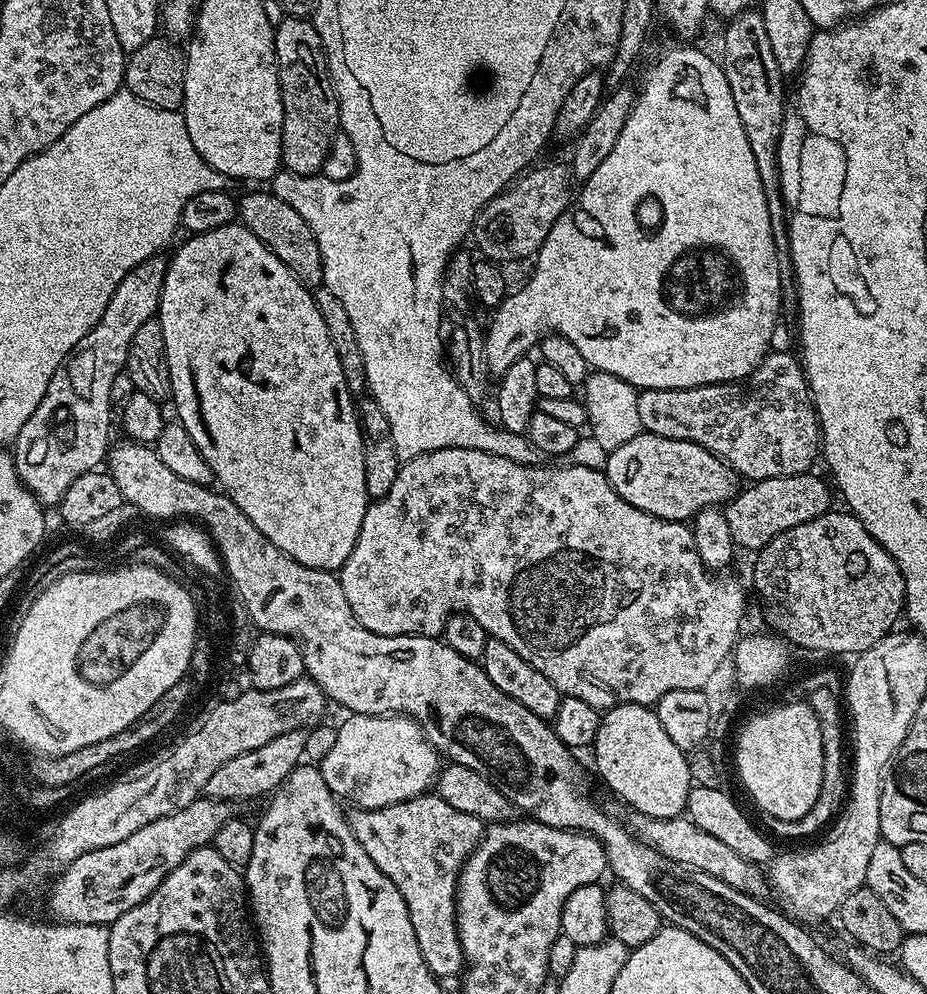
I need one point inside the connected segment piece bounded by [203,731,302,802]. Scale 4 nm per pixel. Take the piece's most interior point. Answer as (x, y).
(260, 772)

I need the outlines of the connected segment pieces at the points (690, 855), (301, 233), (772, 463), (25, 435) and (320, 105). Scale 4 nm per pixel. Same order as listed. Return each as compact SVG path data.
M632 812L627 817L626 823L634 833L637 840L642 844L649 844L654 850L661 852L668 860L675 864L682 864L685 868L693 868L699 872L710 874L730 886L734 890L744 892L748 896L763 897L764 884L766 888L766 876L762 873L761 865L742 858L735 850L730 850L714 834L706 834L702 826L688 819L687 815L681 814L674 818L650 818L647 812Z
M272 191L248 192L238 200L238 220L249 228L269 250L302 282L305 286L316 286L324 279L322 270L322 254L318 250L318 242L310 232L310 226L297 214L287 202L282 202Z
M769 351L764 361L745 378L745 380L731 380L729 384L703 384L697 388L646 388L639 393L638 411L643 431L662 438L682 439L686 442L694 442L706 450L710 450L719 460L731 466L737 477L745 481L755 482L766 478L782 478L790 474L802 474L813 467L812 463L818 460L822 452L822 437L820 435L820 422L816 418L816 408L812 405L812 393L808 391L808 380L804 376L804 366L795 355L788 352Z
M157 254L134 266L134 270L118 282L118 290L114 290L102 318L98 318L90 334L78 342L60 368L54 370L54 378L50 378L42 402L38 402L34 414L26 418L26 426L17 434L14 441L16 473L41 505L59 505L74 478L97 471L105 463L112 424L114 428L110 386L114 378L125 371L130 338L134 338L142 322L157 315L167 269L168 260Z
M288 16L274 31L284 107L280 159L291 175L314 176L321 171L340 123L340 101L328 73L329 59L324 55L324 41L318 36L316 24L311 19Z

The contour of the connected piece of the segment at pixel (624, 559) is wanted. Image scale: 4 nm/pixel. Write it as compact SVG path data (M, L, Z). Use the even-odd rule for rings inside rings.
M465 448L434 450L430 454L418 454L418 458L403 461L398 470L398 478L394 478L394 486L390 486L390 490L386 490L384 496L377 496L369 503L366 518L362 518L362 530L358 534L358 542L354 542L354 550L350 550L350 558L346 558L346 562L338 569L342 594L346 594L346 602L350 602L350 610L354 610L354 618L358 618L358 622L362 622L362 626L366 626L366 630L374 630L374 634L382 634L383 636L435 636L440 638L444 635L446 618L450 618L453 612L463 612L465 616L478 618L482 630L486 630L491 639L506 642L506 646L510 646L510 650L522 654L522 658L526 658L526 662L530 662L530 666L534 666L534 670L546 674L546 678L550 678L550 682L554 682L554 686L558 686L558 690L564 696L582 698L582 702L590 702L590 706L601 710L621 706L655 706L662 698L662 694L666 694L670 690L694 690L695 688L703 690L706 682L709 681L710 674L717 669L720 662L729 659L736 647L736 641L741 639L742 631L740 632L740 627L744 624L743 586L734 577L724 576L728 574L713 574L706 567L702 562L702 558L698 558L698 550L694 546L692 529L687 523L666 521L630 505L615 492L614 486L611 485L605 473L599 467L596 469L587 468L584 464L564 464L561 468L543 468L540 464L528 463L502 458L498 454L486 454L482 450L466 450Z

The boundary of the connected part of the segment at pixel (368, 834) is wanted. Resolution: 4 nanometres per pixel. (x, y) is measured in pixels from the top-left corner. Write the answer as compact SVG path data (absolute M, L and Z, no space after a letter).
M435 794L415 796L412 800L403 800L385 808L356 808L352 812L349 811L347 817L354 838L358 838L358 846L362 846L362 850L370 854L370 862L374 862L374 866L378 866L378 870L382 870L382 874L386 874L386 878L390 878L390 882L398 886L398 894L402 894L402 902L406 902L406 910L410 914L410 926L414 926L414 938L418 938L418 950L422 950L422 958L426 958L426 966L430 966L430 970L437 978L459 977L464 970L464 955L456 929L456 887L460 881L460 871L464 868L464 863L468 861L470 854L484 836L486 827L484 821L474 818L474 814L462 814L462 810L454 810L454 806L446 806L446 802L442 802L442 798Z

